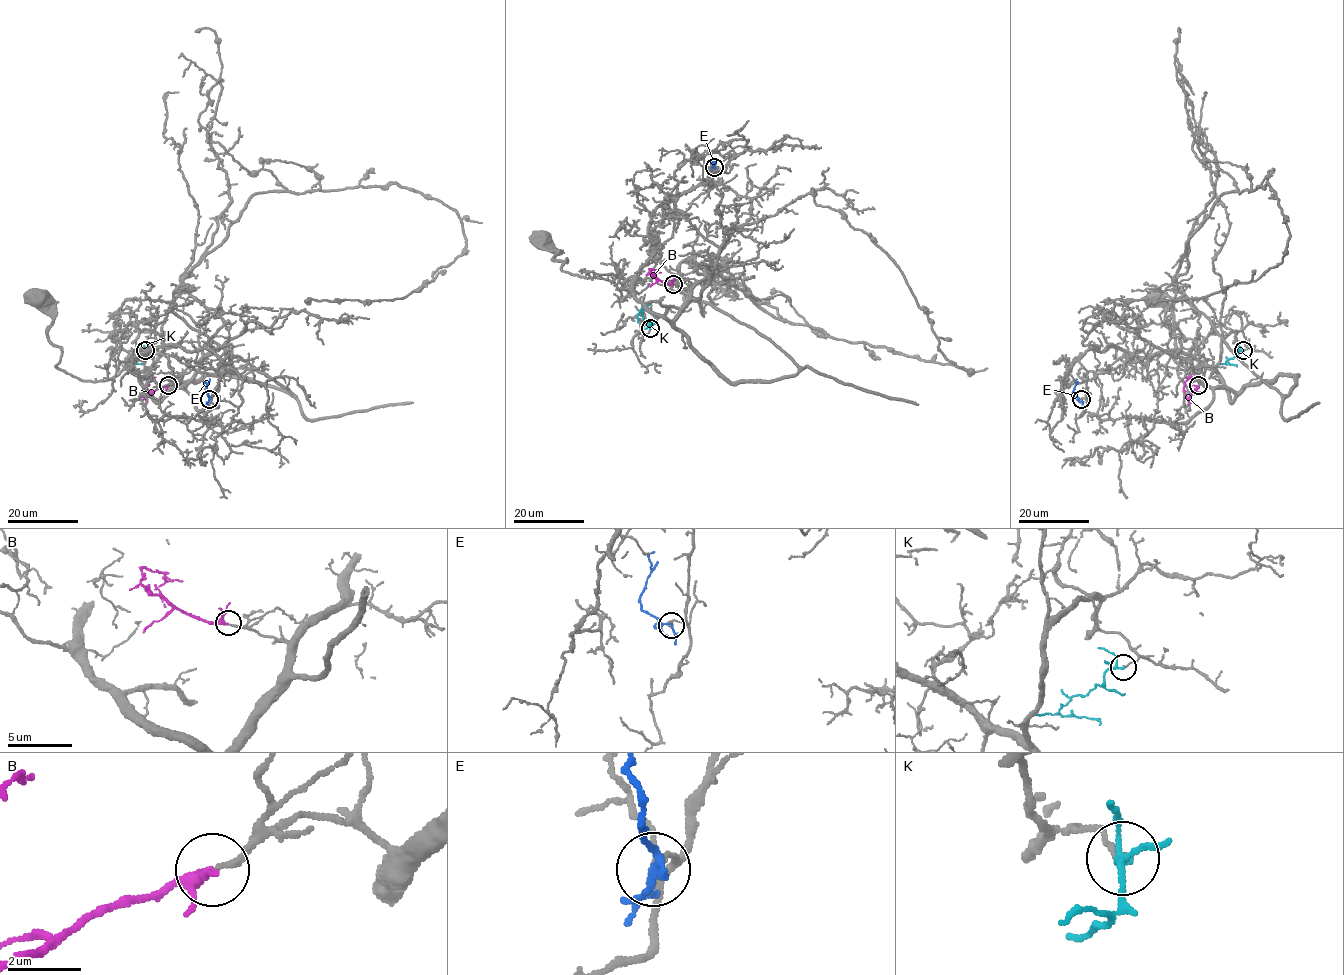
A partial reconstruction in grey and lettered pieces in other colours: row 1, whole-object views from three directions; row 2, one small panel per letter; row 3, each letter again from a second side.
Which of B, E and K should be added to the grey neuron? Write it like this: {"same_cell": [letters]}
{"same_cell": ["B"]}

